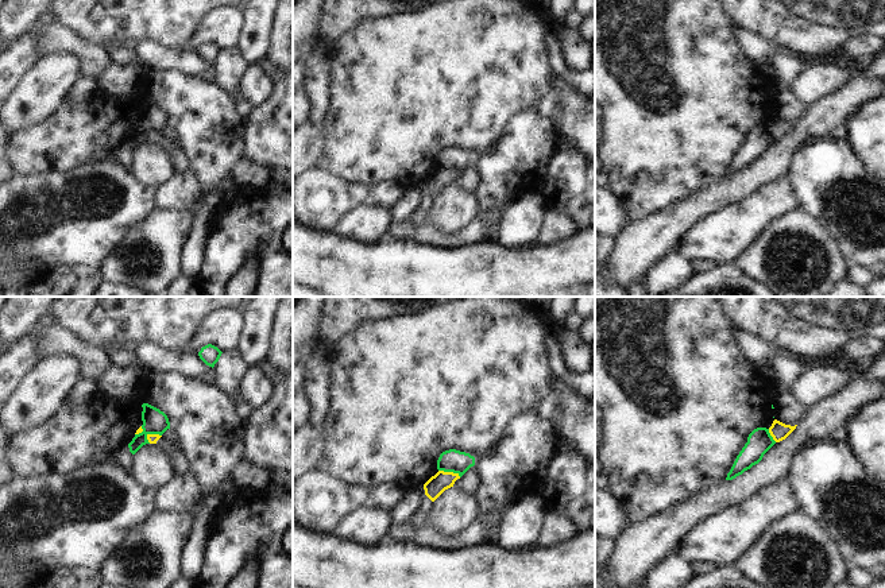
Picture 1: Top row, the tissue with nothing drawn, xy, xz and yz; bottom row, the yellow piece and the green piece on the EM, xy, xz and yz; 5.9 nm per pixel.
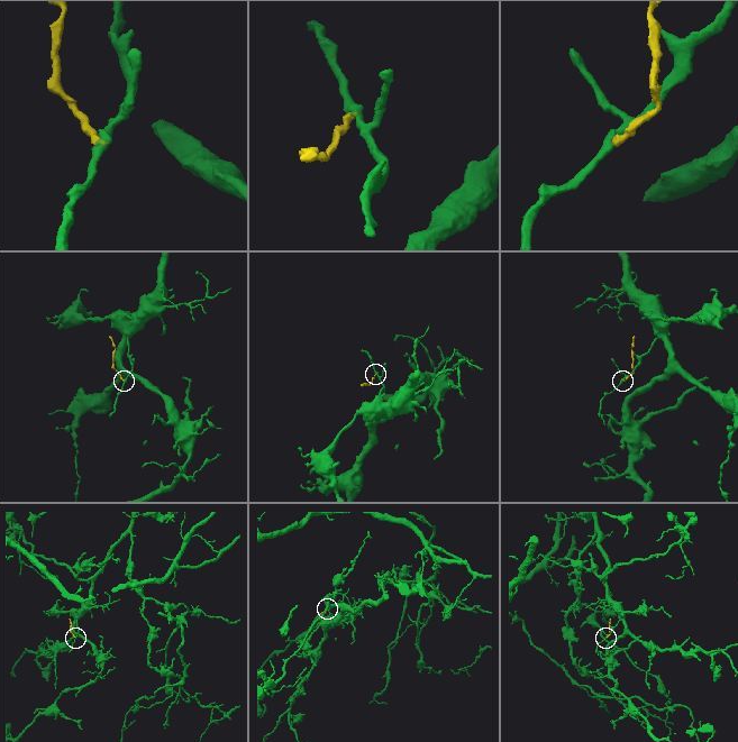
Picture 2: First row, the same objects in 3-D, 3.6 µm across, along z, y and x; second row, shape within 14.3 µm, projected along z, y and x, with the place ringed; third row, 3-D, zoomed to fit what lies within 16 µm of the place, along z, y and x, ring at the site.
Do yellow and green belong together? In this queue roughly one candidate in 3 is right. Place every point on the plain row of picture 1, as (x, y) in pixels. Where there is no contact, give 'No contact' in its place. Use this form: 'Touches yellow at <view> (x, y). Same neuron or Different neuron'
Touches yellow at xz (449, 170). Different neuron

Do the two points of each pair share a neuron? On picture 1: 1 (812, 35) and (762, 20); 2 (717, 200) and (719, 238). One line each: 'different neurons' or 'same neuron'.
1: same neuron
2: different neurons

